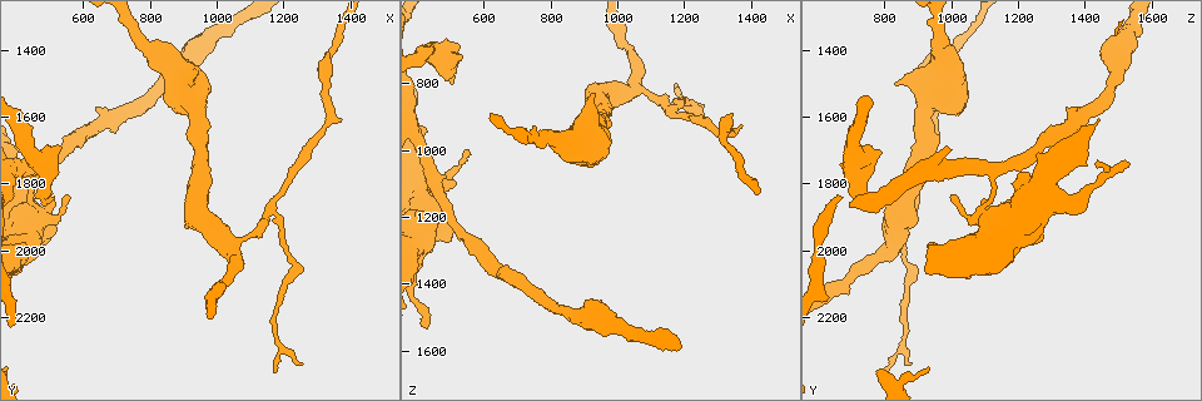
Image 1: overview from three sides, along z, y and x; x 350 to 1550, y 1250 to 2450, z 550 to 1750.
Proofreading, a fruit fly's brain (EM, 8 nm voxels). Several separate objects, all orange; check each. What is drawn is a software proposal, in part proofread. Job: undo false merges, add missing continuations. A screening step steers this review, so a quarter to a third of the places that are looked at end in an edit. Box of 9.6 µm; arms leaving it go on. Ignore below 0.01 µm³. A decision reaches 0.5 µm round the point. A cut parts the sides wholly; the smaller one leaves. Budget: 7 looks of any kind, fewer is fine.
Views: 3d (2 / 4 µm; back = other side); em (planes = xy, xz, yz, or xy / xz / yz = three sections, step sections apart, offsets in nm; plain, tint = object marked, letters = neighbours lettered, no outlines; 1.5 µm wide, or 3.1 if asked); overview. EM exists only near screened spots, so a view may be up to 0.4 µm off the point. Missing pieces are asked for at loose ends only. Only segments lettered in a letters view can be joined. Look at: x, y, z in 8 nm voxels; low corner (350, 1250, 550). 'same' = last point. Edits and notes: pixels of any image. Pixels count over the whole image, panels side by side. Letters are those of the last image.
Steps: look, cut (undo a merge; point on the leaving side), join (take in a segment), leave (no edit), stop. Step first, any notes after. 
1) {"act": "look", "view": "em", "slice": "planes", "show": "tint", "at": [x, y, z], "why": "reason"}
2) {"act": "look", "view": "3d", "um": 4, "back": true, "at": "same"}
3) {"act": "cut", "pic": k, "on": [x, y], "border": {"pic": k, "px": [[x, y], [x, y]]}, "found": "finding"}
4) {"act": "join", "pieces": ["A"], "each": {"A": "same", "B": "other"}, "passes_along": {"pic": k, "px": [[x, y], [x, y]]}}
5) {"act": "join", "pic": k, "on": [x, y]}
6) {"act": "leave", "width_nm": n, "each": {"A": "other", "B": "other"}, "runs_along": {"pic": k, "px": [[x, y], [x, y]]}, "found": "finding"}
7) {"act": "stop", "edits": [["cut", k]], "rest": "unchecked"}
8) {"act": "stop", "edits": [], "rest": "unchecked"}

{"act": "look", "view": "em", "slice": "xz", "step": 8, "show": "letters", "at": [1260, 2340, 870], "why": "free end"}

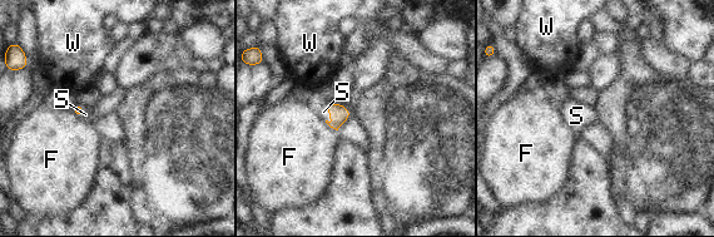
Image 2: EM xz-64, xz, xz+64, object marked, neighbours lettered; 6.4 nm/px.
{"act": "look", "view": "em", "slice": "planes", "show": "letters", "at": "same", "why": "cut it another way"}

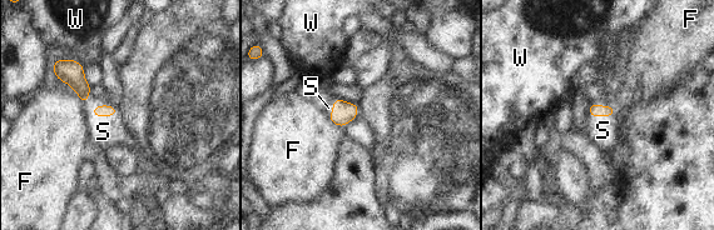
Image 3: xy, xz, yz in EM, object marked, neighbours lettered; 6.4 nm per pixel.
{"act": "join", "pieces": ["S"], "each": {"F": "other", "S": "same", "W": "other"}, "passes_along": {"pic": 3, "px": [[103, 110], [103, 115], [103, 131]]}, "found": "the cell continues"}

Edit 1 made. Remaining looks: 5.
{"act": "look", "view": "3d", "um": 2, "at": [510, 1920, 1060], "why": "sudden change in width"}

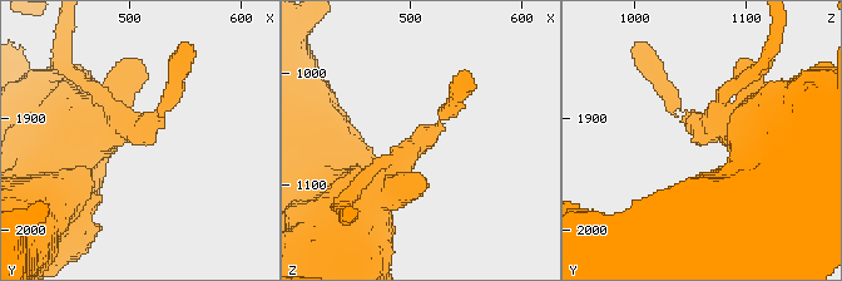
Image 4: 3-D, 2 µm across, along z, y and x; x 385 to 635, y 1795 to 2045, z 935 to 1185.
{"act": "look", "view": "em", "slice": "planes", "show": "letters", "at": [510, 1914, 1062], "why": "now the EM"}

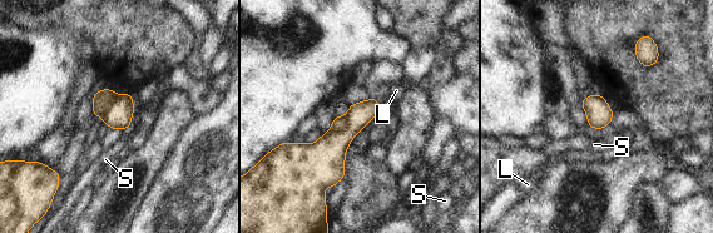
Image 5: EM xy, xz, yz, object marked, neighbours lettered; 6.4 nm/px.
{"act": "cut", "pic": 5, "on": [338, 123], "longest_contact_nm": ["S", 70], "each": {"L": "other", "S": "other"}, "border": {"pic": 5, "px": [[346, 117], [345, 128], [330, 132]]}, "found": "a second cell is stuck on"}

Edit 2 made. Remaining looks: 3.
{"act": "look", "view": "3d", "um": 4, "at": [500, 1840, 790], "why": "branch stops here"}

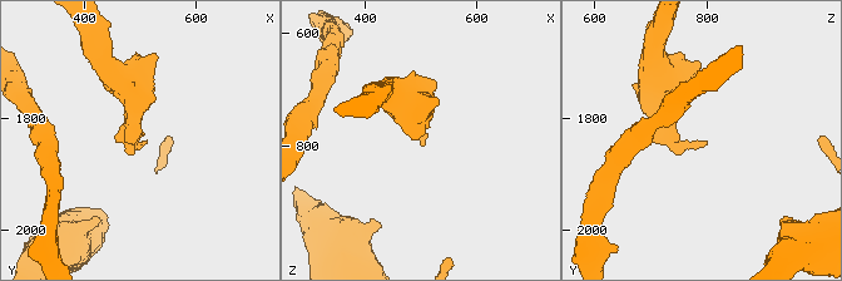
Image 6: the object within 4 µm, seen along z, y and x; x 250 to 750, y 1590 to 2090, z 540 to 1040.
{"act": "look", "view": "em", "slice": "planes", "show": "letters", "at": [500, 1840, 800]}

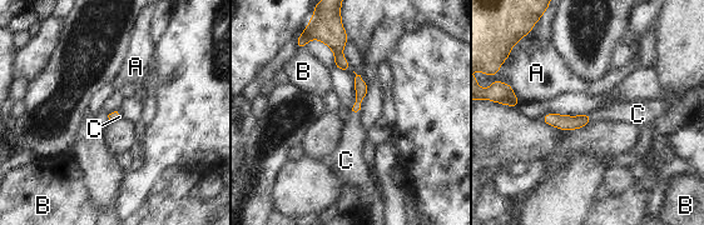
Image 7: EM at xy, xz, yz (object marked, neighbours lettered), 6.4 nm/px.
{"act": "join", "pieces": ["C"], "each": {"A": "other", "B": "other", "C": "same"}, "passes_along": {"pic": 7, "px": [[361, 86], [355, 111], [348, 149]]}, "found": "the cell continues"}

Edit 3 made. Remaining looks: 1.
{"act": "stop", "edits": [["join", 3], ["cut", 5], ["join", 7]], "rest": "unchecked"}

